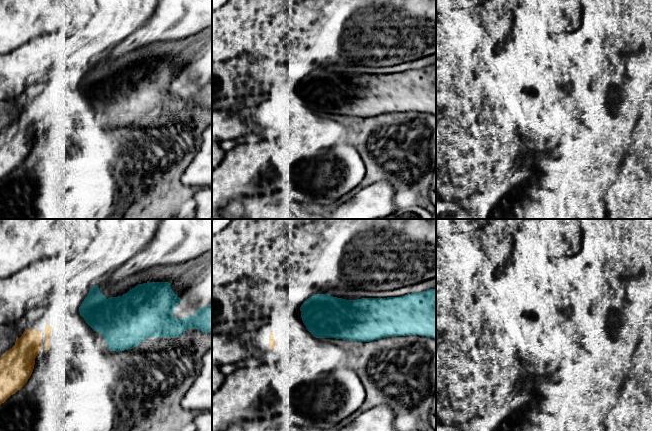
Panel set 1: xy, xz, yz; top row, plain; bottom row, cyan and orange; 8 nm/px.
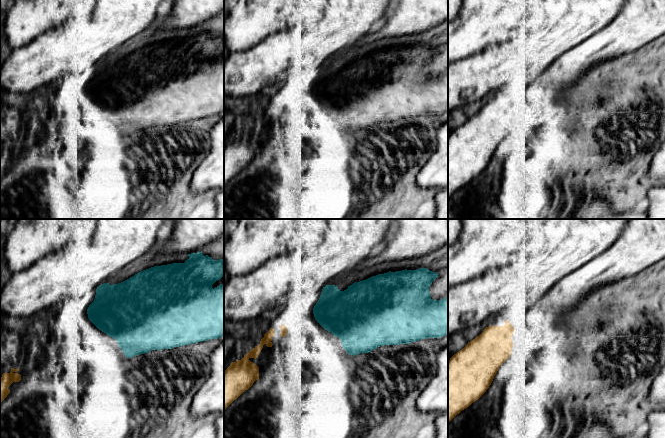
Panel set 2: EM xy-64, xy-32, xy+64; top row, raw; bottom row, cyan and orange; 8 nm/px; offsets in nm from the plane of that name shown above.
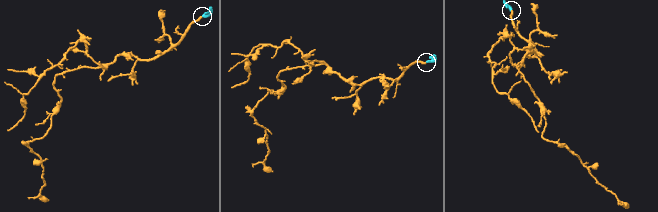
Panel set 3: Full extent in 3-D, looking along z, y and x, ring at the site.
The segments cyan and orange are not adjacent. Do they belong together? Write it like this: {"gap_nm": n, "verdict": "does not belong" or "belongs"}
{"gap_nm": 260, "verdict": "does not belong"}

